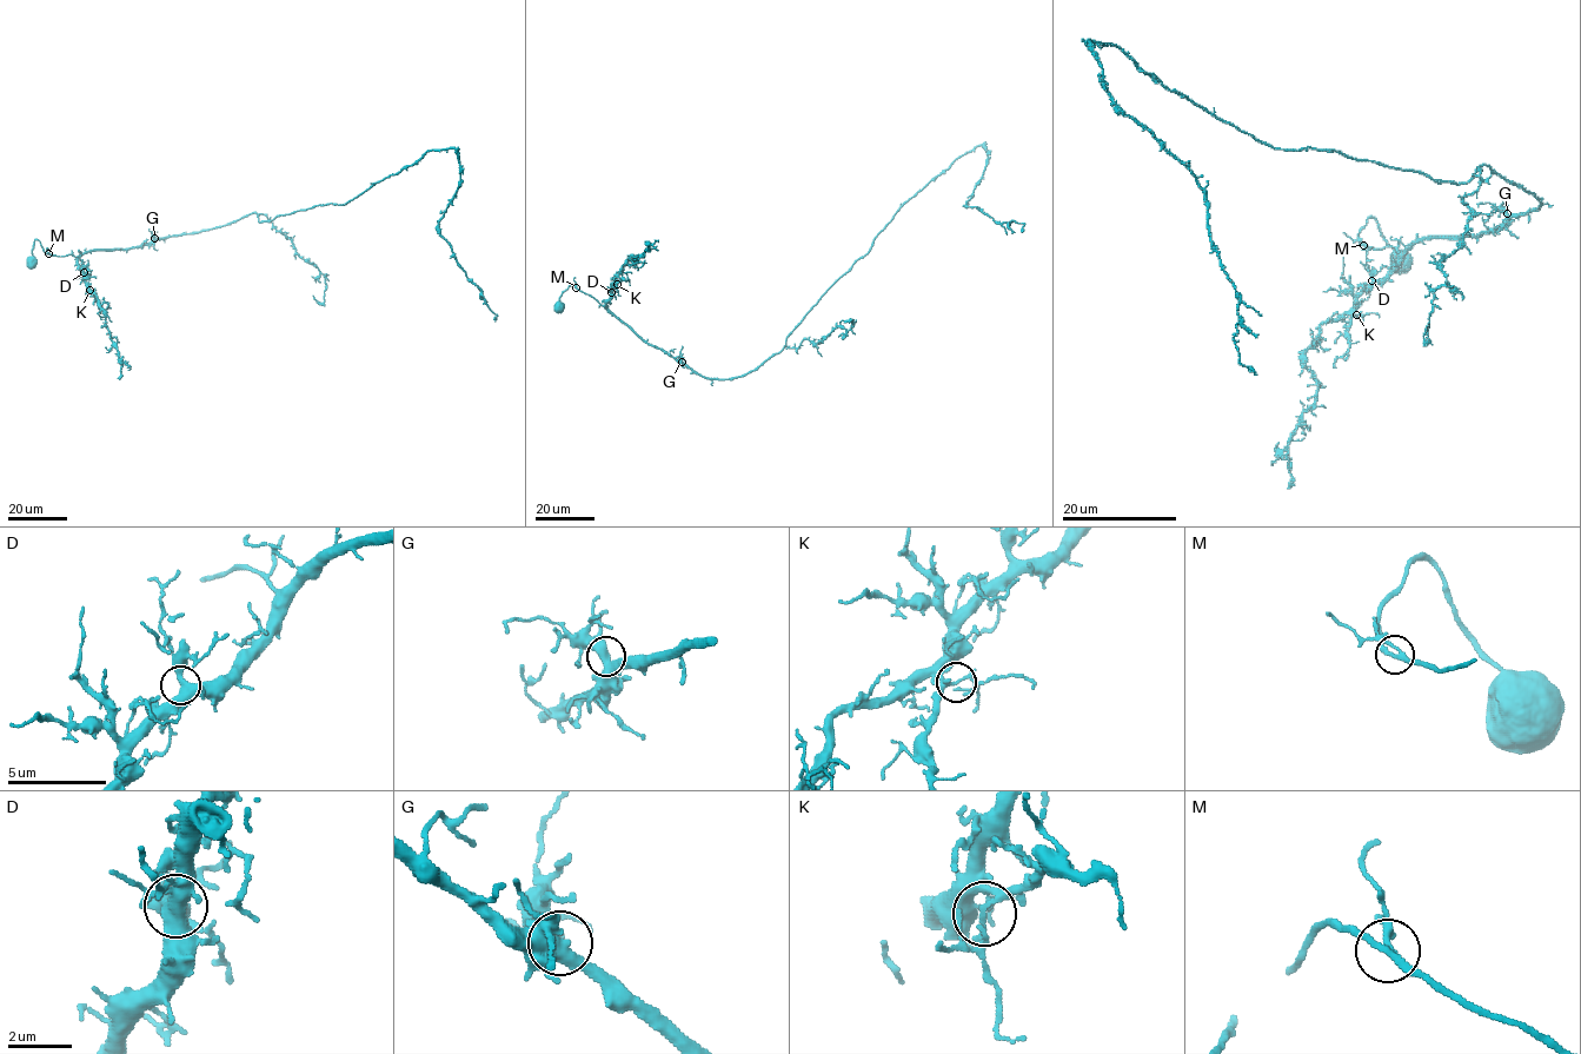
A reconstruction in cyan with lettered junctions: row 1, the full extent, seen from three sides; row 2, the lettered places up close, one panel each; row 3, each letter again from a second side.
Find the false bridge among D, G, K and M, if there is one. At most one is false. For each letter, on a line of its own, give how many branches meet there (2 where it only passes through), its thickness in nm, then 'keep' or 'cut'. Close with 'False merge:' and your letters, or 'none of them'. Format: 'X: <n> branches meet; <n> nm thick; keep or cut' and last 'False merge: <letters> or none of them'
D: 3 branches meet; 420 nm thick; keep
G: 3 branches meet; 440 nm thick; keep
K: 3 branches meet; 160 nm thick; keep
M: 3 branches meet; 200 nm thick; keep
False merge: none of them

